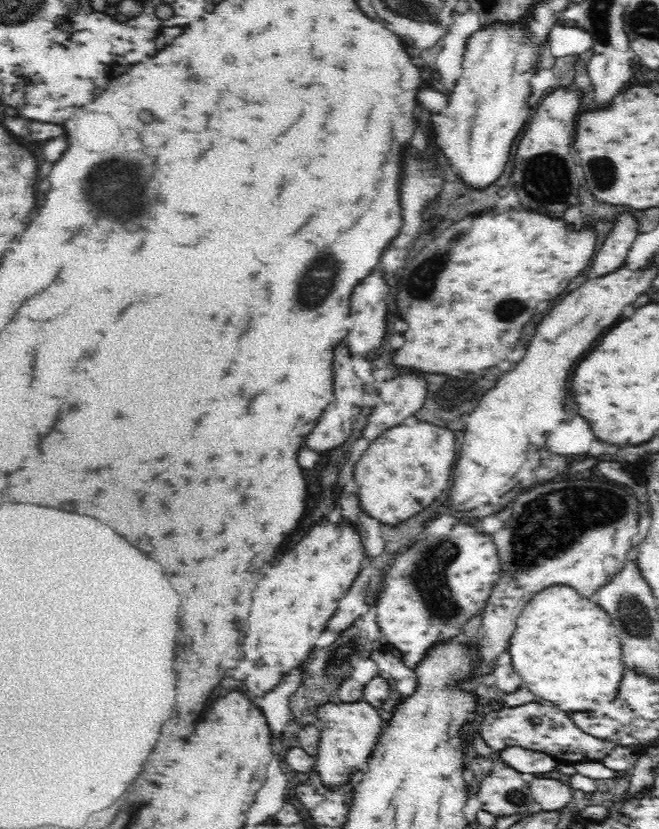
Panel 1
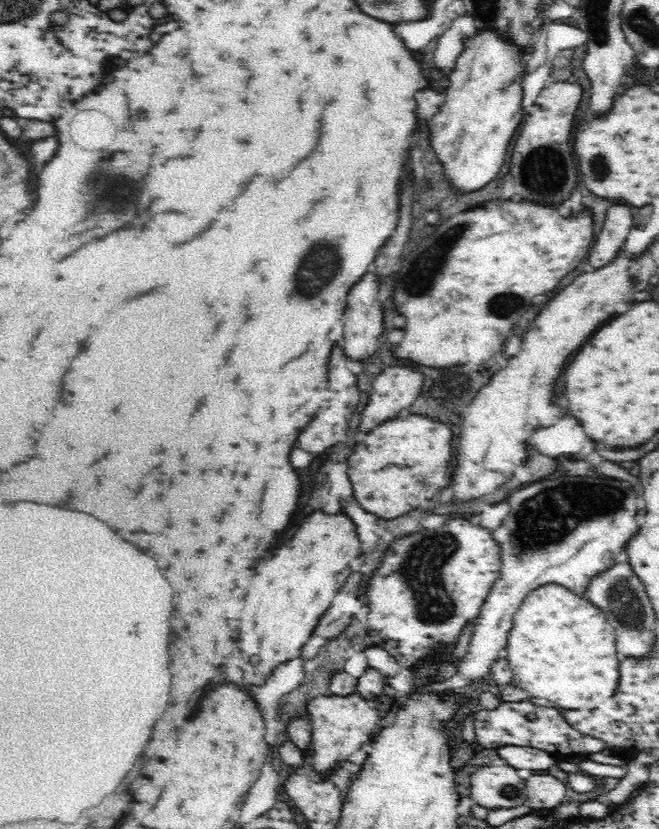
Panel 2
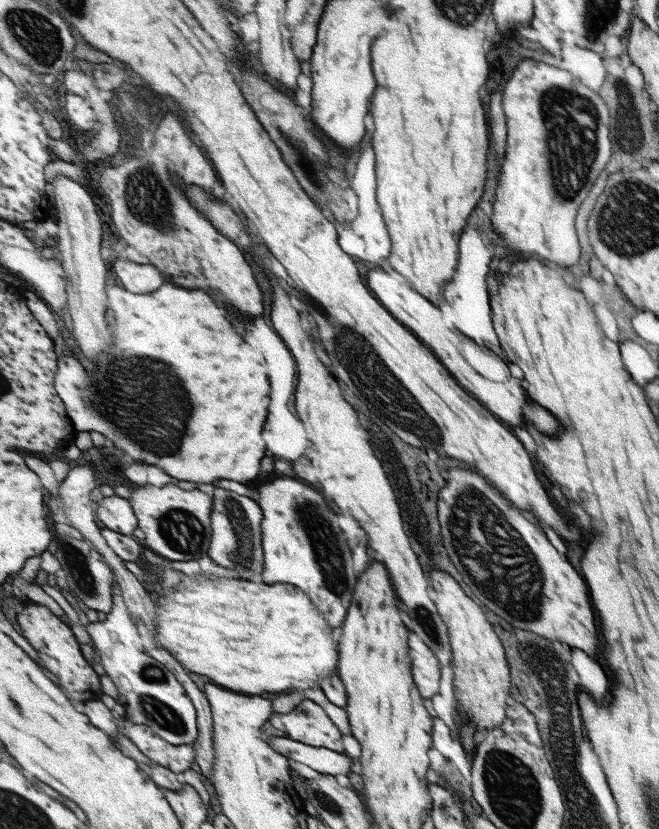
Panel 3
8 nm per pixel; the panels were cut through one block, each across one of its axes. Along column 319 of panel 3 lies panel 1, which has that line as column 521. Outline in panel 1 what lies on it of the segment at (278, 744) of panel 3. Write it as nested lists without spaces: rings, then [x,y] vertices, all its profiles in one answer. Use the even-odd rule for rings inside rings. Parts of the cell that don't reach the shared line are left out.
[[[508,746],[504,750],[500,750],[500,756],[502,760],[516,768],[518,772],[530,773],[533,775],[544,774],[550,776],[550,773],[554,771],[554,768],[558,764],[558,760],[546,752],[540,750],[530,750],[520,746]]]

